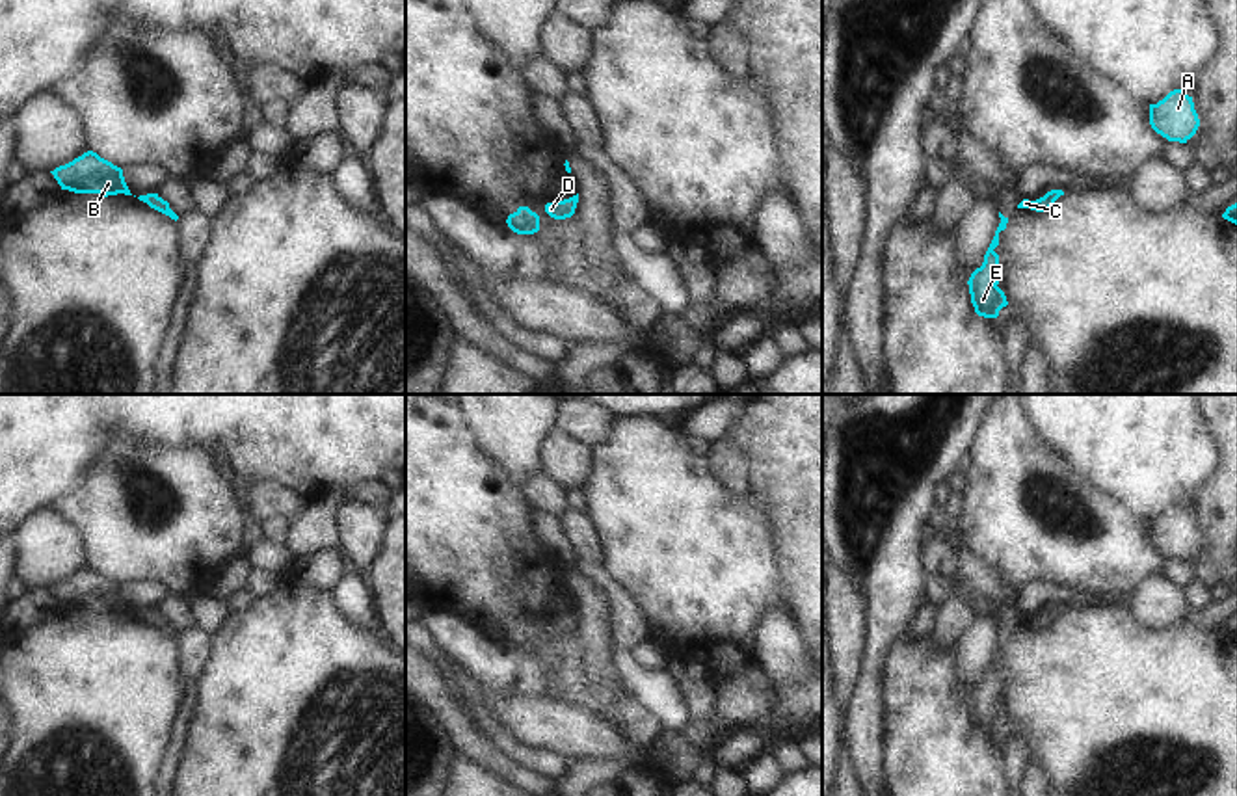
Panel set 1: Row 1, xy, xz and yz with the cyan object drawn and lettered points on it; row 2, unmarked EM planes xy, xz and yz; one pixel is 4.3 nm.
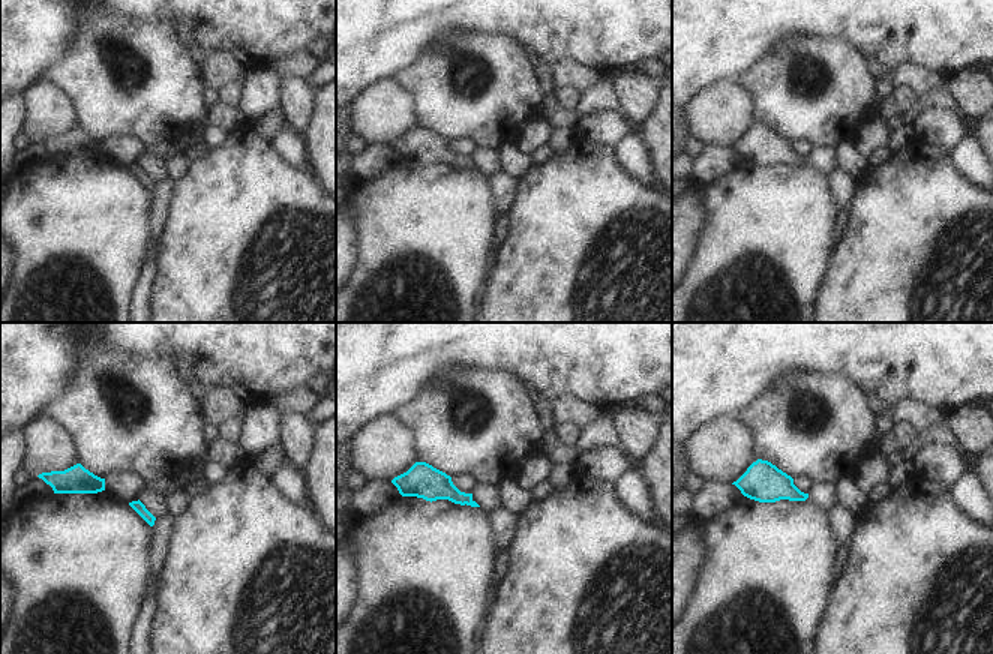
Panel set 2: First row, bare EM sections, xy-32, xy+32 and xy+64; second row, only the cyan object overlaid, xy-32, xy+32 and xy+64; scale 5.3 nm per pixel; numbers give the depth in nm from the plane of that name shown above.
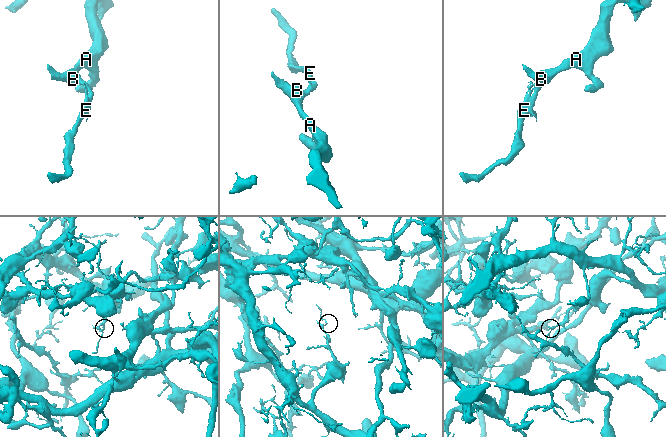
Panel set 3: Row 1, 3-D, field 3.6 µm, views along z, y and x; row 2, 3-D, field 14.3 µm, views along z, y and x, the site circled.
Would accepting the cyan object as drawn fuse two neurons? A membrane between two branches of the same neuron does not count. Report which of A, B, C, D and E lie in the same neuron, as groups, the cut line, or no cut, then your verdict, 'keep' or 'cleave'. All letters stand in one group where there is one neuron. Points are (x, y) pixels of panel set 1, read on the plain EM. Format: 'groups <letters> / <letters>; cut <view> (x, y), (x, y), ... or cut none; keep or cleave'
groups A B C D E; cut none; keep

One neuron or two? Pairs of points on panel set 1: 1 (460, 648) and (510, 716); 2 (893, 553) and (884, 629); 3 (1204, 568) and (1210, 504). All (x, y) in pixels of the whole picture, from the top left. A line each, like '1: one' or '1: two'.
1: two
2: one
3: one

